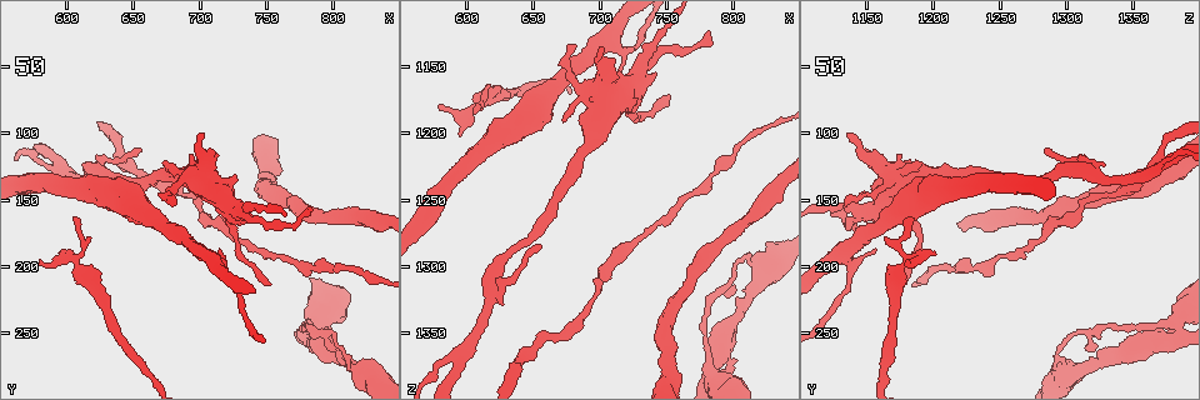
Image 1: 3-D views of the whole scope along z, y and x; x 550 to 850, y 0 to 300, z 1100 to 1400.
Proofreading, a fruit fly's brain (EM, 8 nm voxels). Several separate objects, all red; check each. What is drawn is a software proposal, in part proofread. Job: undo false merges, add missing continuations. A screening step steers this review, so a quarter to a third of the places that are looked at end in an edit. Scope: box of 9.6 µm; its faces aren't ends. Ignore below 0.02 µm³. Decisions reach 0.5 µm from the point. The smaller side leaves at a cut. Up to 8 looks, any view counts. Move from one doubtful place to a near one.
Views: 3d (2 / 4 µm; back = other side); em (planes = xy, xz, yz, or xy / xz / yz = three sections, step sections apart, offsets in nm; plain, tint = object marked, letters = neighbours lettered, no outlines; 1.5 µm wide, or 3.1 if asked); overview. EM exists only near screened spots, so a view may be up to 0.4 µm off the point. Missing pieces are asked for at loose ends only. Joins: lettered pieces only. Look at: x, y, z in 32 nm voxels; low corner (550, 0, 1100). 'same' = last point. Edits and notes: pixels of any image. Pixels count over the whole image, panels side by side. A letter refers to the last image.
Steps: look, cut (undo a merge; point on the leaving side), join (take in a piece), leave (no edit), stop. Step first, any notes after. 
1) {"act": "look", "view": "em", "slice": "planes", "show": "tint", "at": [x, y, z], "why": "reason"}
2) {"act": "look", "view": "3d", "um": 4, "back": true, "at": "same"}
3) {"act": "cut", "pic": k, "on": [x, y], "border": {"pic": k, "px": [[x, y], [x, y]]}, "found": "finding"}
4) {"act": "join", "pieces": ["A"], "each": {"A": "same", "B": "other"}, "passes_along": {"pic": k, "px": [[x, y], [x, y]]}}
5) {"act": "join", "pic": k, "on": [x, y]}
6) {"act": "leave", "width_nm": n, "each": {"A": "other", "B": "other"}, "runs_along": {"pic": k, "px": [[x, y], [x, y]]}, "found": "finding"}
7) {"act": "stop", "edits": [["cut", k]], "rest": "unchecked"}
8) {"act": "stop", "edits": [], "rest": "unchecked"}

{"act": "look", "view": "em", "slice": "xz", "step": 8, "show": "tint", "at": [778, 244, 1330], "why": "touches itself"}

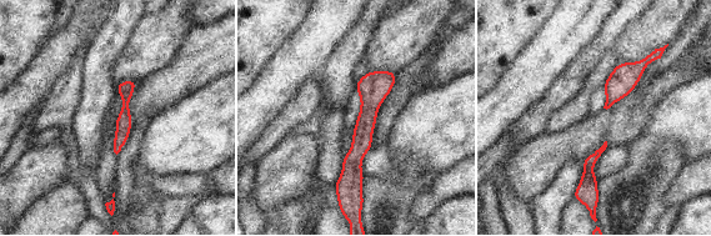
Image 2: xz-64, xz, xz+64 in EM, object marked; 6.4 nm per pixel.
{"act": "look", "view": "em", "slice": "planes", "show": "letters", "at": "same", "why": "cut it another way"}

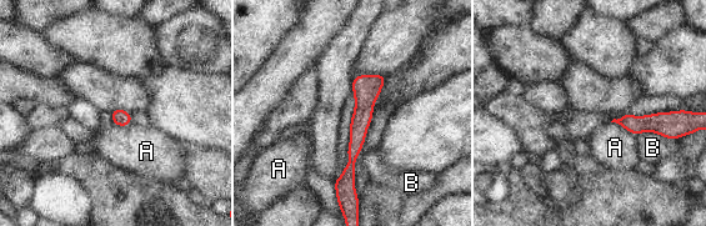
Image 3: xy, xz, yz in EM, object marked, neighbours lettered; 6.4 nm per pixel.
{"act": "leave", "each": {"A": "other", "B": "other"}, "runs_along": {"pic": 3, "px": [[381, 78], [365, 94], [341, 190]]}, "found": "one neuron here"}

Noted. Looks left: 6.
{"act": "look", "view": "3d", "um": 2, "at": [696, 150, 1324], "why": "thin neck"}

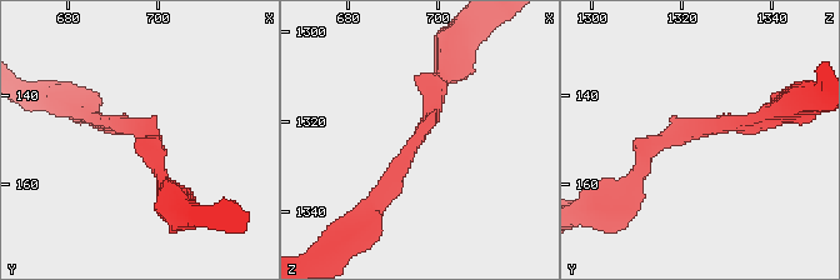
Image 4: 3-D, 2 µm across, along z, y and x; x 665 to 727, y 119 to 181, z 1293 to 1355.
{"act": "look", "view": "em", "slice": "planes", "show": "letters", "at": [696, 147, 1322], "arm_widths_nm": [200, 220], "why": "need the tissue"}

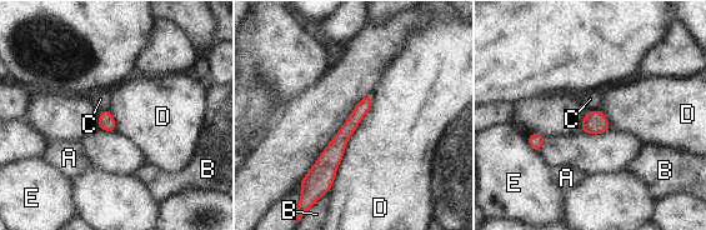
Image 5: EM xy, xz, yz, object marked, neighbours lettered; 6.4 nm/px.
{"act": "leave", "each": {"A": "other", "B": "other", "C": "other", "D": "other", "E": "other"}, "runs_along": {"pic": 5, "px": [[369, 99], [315, 181]]}, "found": "continuous, no second neuron"}

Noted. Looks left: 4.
{"act": "look", "view": "3d", "um": 2, "at": [712, 188, 1158], "why": "free end"}

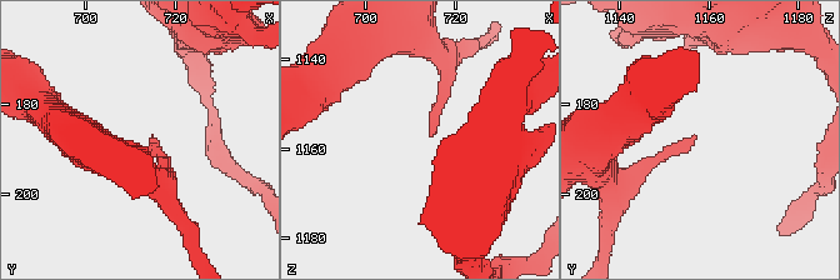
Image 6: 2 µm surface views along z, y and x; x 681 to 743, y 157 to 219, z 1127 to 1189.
{"act": "look", "view": "em", "slice": "planes", "show": "letters", "at": [714, 188, 1157], "why": "need the tissue"}

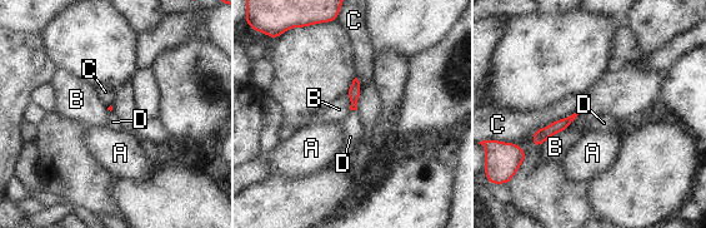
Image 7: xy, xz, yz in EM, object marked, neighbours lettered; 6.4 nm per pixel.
{"act": "leave", "each": {"A": "other", "B": "other", "C": "other", "D": "other"}, "runs_along": {"pic": 7, "px": [[569, 120], [549, 130], [536, 143]]}, "found": "none of them fits"}

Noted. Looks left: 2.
{"act": "stop", "edits": [], "rest": "unchecked"}

